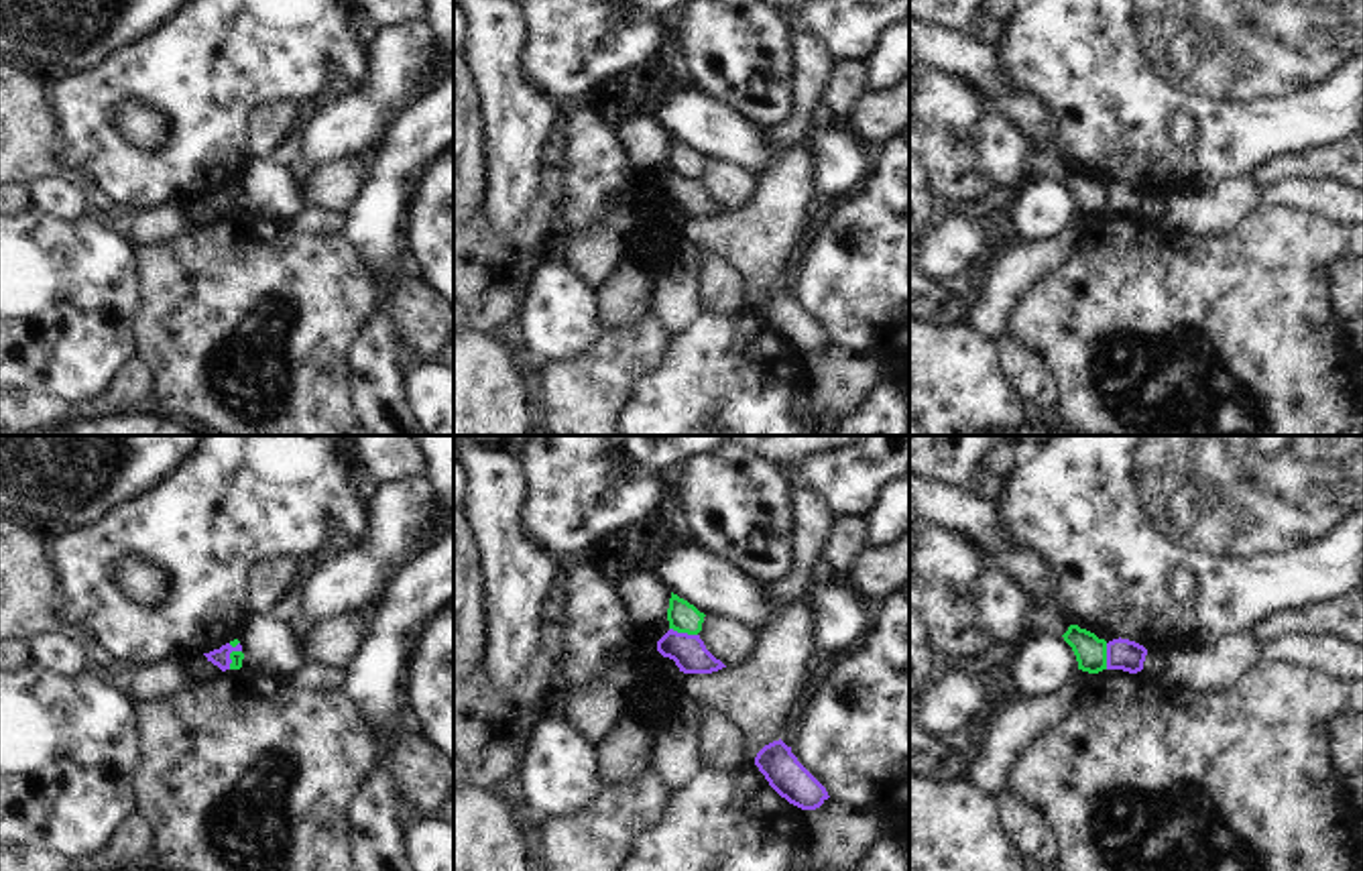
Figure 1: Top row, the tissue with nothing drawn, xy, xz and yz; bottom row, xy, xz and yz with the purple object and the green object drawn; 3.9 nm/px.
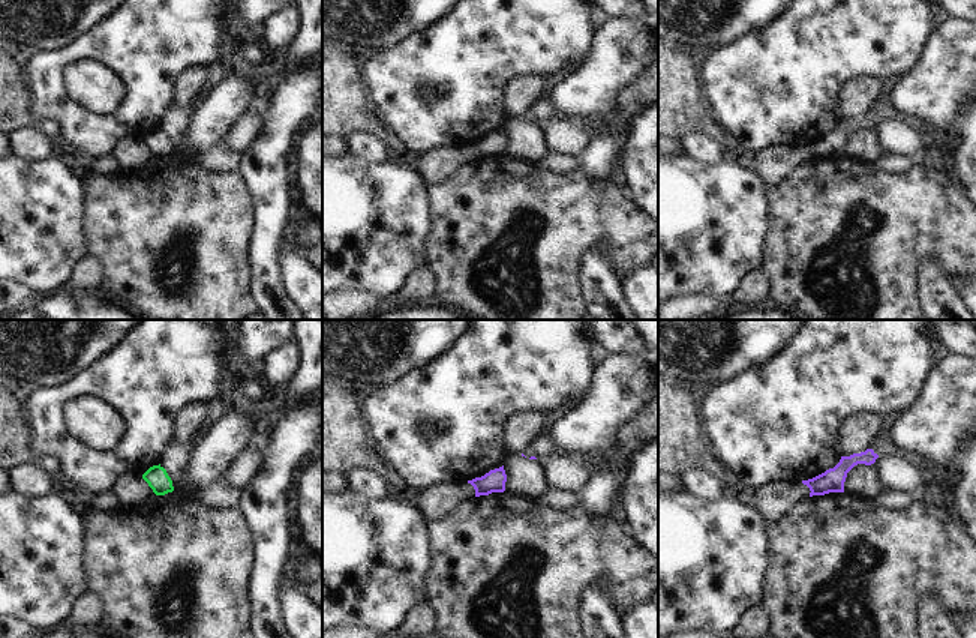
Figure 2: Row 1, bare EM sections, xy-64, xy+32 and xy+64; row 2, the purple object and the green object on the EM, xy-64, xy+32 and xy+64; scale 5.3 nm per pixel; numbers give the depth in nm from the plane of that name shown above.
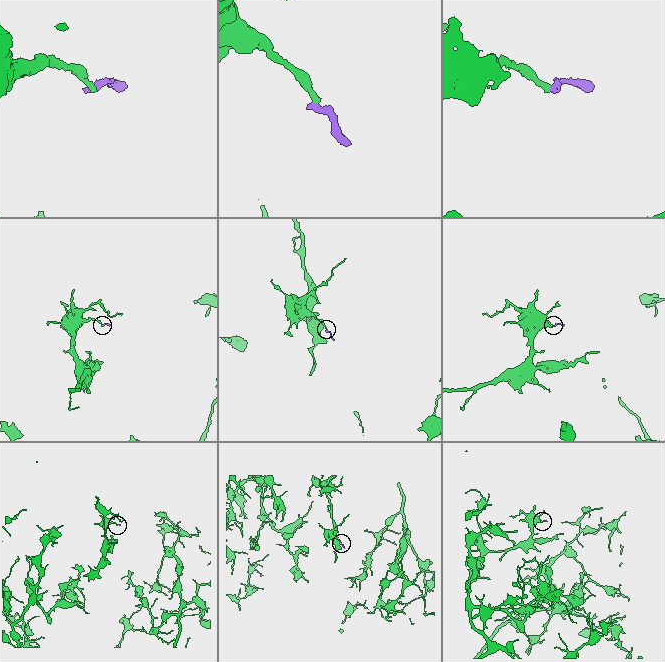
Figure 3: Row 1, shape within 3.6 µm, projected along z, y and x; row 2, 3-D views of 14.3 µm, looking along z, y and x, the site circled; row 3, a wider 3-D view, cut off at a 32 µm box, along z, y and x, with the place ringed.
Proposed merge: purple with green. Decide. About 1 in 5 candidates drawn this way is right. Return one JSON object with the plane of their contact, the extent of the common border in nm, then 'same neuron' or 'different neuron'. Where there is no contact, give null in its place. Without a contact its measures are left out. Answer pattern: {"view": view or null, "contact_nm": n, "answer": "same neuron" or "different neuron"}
{"view": "xz", "contact_nm": 120, "answer": "different neuron"}

